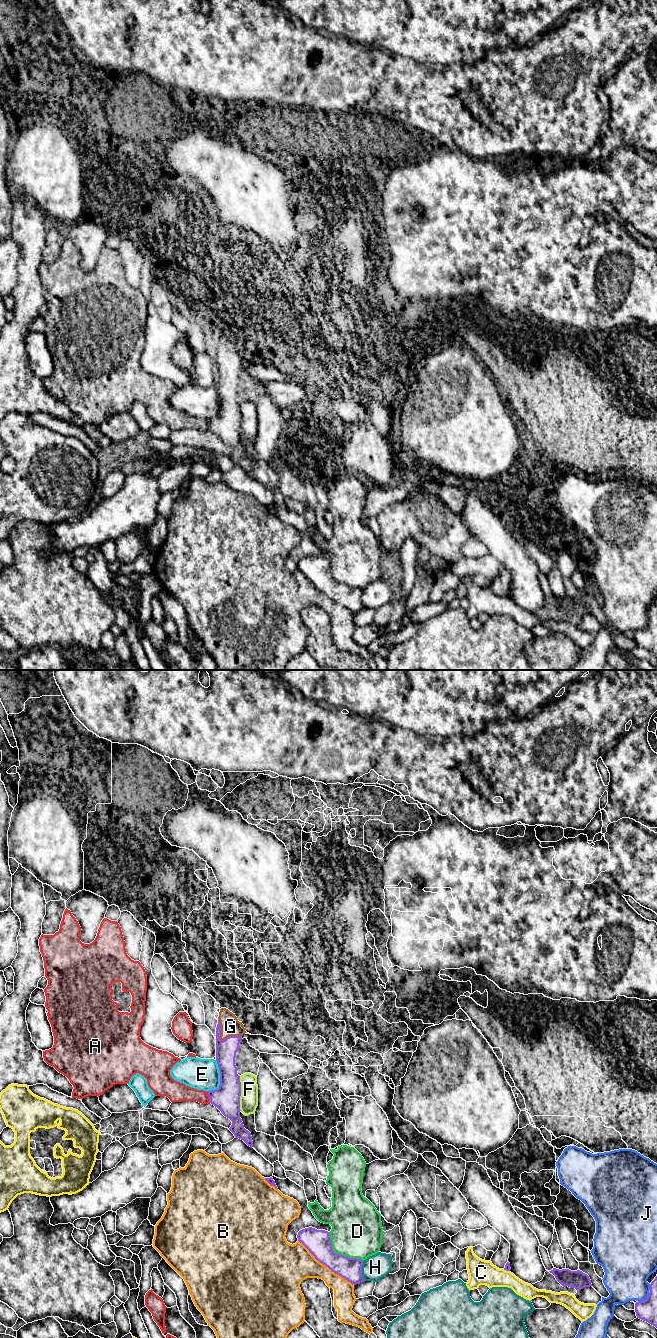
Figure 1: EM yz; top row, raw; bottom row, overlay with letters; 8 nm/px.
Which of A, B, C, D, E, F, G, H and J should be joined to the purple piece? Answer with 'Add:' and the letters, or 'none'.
Add: G

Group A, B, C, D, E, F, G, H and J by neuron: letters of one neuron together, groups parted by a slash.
A / B / C / D / E / F / G / H / J

